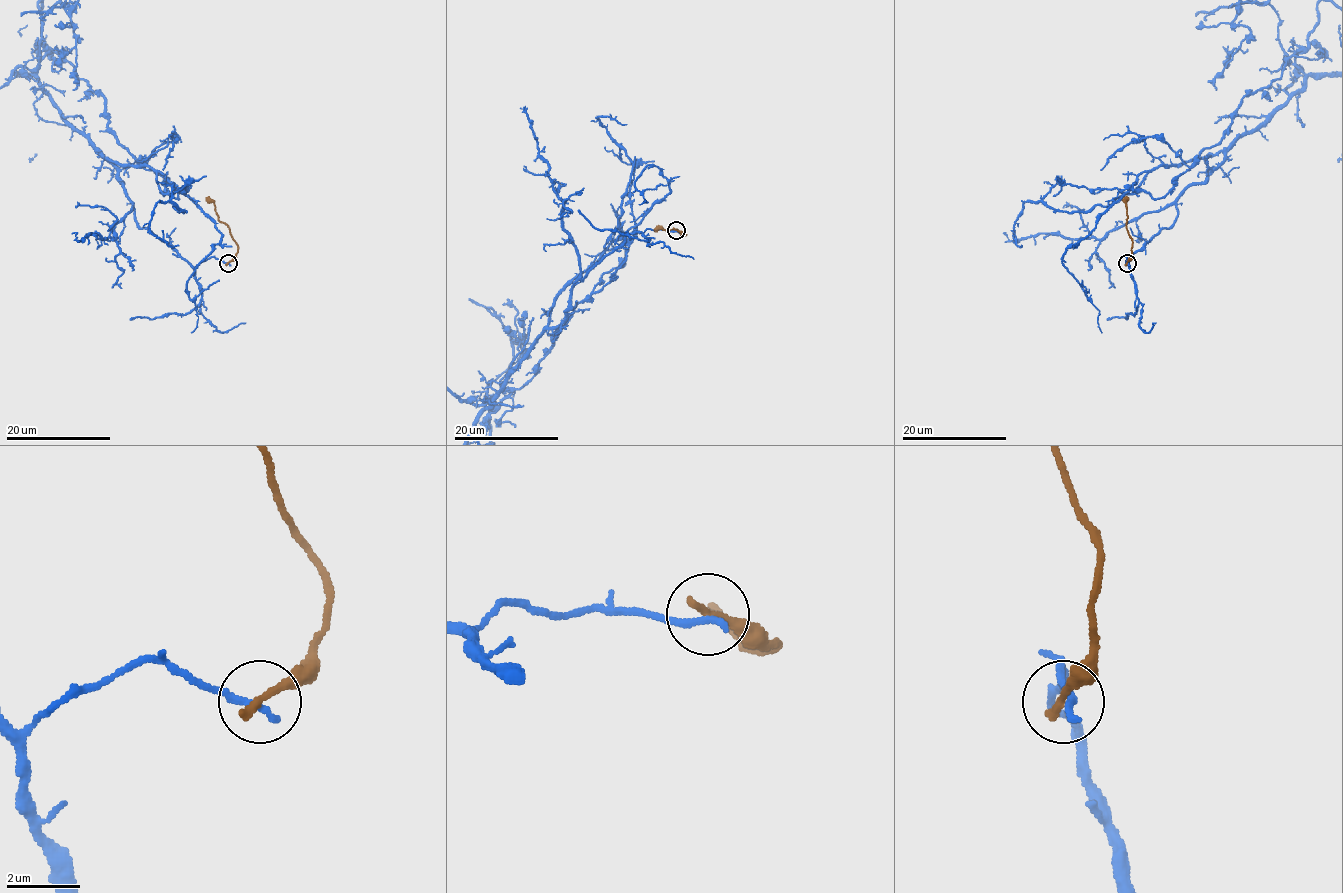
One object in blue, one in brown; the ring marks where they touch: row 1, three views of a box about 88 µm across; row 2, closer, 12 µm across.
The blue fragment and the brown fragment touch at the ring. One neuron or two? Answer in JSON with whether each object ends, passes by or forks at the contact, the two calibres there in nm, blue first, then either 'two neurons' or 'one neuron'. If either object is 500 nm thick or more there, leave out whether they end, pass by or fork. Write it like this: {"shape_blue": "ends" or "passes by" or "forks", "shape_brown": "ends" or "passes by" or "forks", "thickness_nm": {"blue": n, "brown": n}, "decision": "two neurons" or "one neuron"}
{"shape_blue": "ends", "shape_brown": "ends", "thickness_nm": {"blue": 240, "brown": 280}, "decision": "two neurons"}

